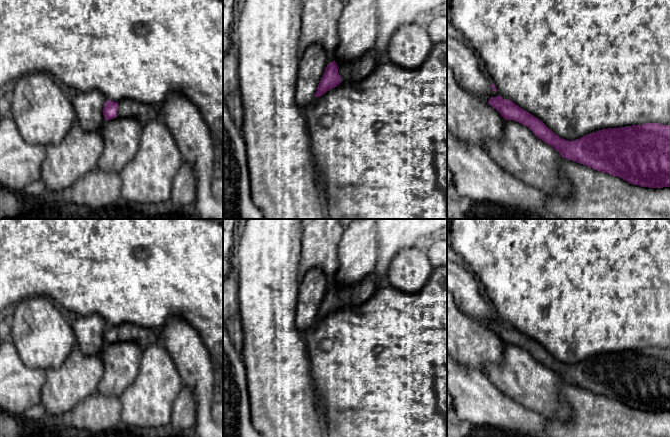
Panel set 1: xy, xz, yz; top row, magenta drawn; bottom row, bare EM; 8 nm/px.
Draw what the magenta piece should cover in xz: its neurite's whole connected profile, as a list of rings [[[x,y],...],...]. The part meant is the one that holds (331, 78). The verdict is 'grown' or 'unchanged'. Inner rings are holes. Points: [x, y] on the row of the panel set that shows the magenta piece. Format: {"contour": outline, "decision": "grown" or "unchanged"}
{"contour": [[[371,49],[355,62],[346,63],[341,67],[338,67],[335,61],[327,64],[315,97],[322,96],[327,91],[337,87],[342,81],[352,83],[363,81],[379,63],[378,54]]], "decision": "grown"}

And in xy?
{"contour": [[[106,100],[103,108],[105,120],[118,117],[130,117],[137,119],[141,125],[154,121],[159,117],[159,110],[150,104],[144,104],[135,100],[124,100],[119,103]]], "decision": "grown"}

